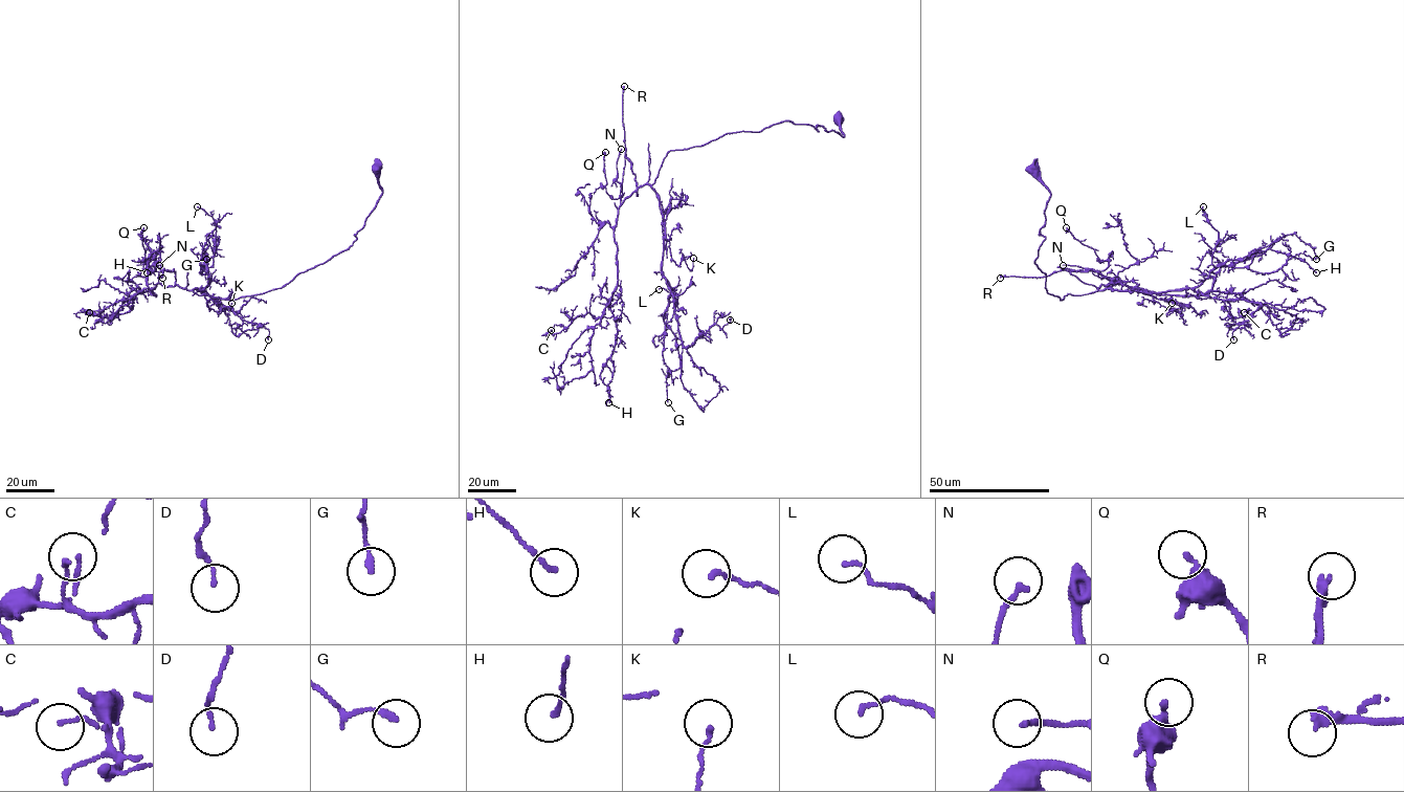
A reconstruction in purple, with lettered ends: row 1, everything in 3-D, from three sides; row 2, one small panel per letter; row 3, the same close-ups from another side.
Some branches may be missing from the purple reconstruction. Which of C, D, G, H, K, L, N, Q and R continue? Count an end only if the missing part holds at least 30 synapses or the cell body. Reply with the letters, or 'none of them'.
R

